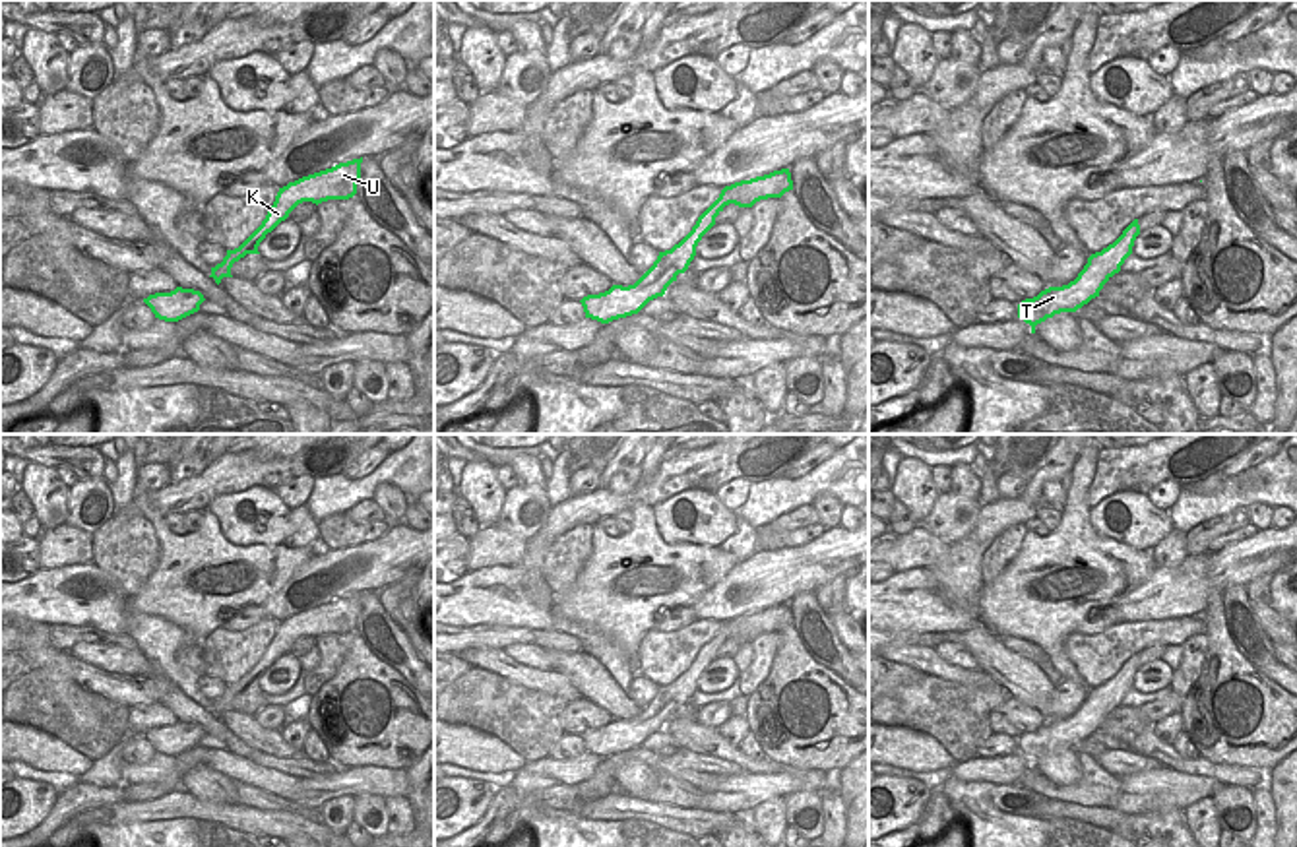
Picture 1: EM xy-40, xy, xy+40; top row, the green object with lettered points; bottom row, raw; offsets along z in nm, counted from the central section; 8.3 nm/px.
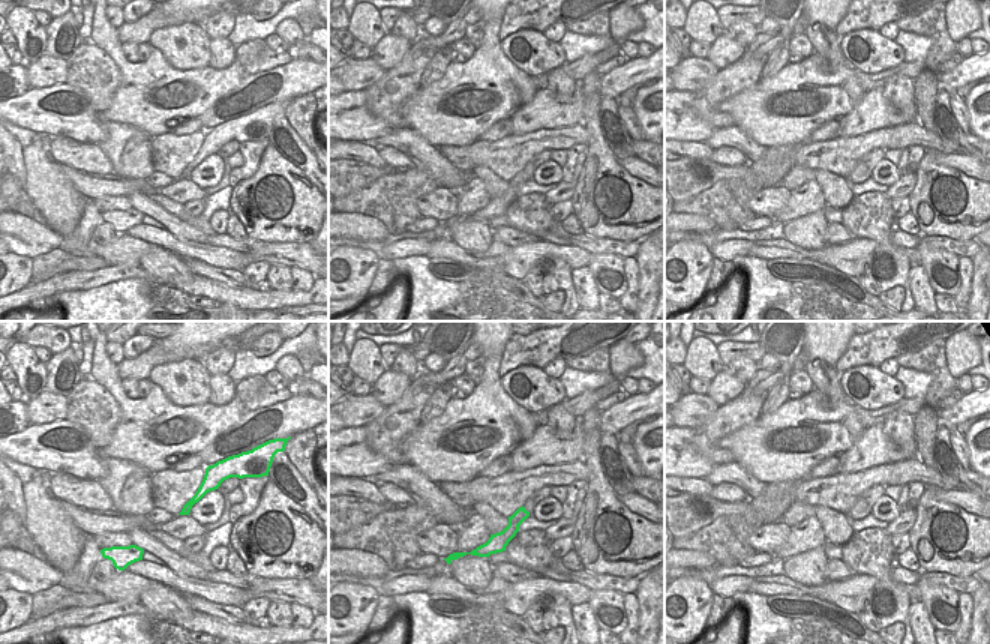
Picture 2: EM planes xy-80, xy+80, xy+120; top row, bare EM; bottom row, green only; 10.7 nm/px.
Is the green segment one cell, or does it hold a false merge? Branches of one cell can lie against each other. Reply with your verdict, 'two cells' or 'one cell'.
one cell

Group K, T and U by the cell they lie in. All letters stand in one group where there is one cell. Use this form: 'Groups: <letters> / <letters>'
Groups: K T U.

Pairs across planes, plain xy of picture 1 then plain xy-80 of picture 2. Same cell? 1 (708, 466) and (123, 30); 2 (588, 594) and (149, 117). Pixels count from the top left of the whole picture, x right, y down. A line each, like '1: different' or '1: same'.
1: same
2: same

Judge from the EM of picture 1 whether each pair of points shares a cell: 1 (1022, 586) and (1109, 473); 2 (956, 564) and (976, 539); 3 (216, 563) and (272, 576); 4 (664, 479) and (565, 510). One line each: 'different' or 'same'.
1: different
2: same
3: same
4: same

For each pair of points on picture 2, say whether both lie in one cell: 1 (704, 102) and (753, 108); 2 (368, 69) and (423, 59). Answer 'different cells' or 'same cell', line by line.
1: different cells
2: different cells

